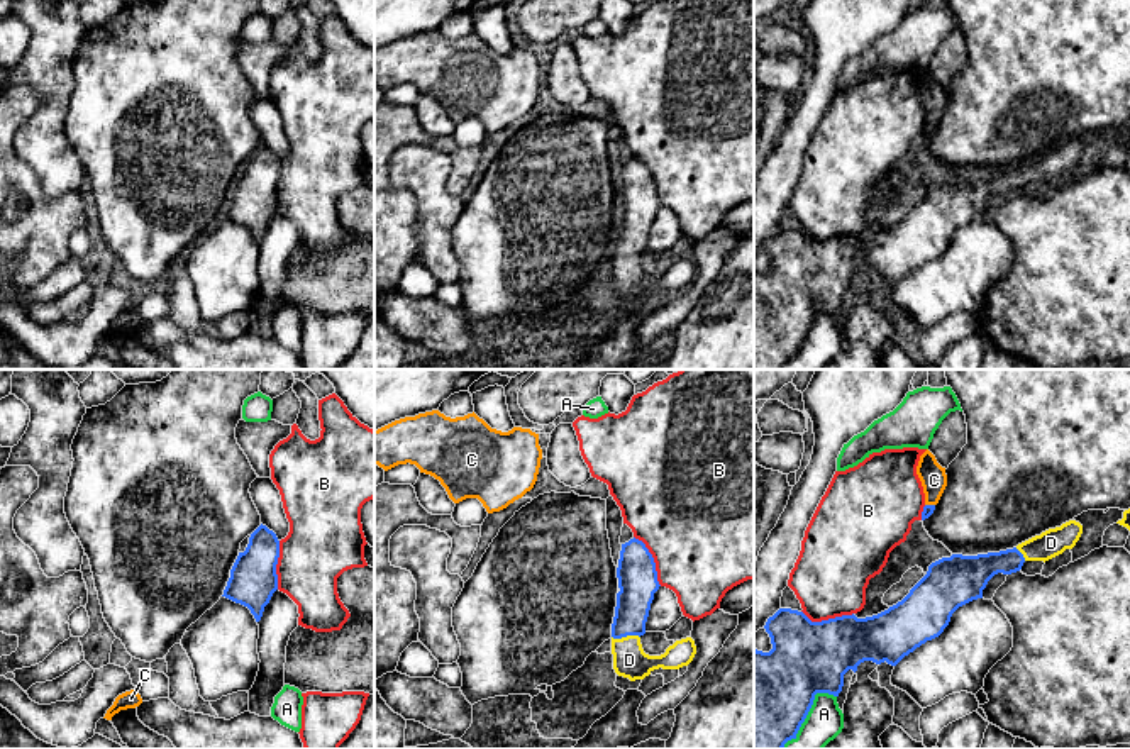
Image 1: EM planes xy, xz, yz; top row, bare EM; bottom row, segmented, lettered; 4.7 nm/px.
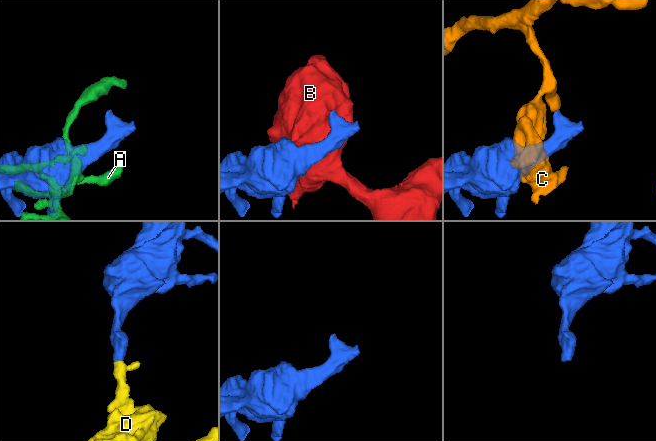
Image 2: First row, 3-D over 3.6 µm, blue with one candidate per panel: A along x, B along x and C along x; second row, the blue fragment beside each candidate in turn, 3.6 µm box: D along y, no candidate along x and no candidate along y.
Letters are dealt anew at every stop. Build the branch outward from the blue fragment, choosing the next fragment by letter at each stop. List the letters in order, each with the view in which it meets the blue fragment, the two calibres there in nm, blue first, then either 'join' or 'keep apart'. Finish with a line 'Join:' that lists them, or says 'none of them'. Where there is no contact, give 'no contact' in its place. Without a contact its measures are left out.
A: meets blue in yz; 460 nm thick on the blue side, 180 nm on the other; keep apart
B: meets blue in xz; 190 nm thick on the blue side, 500 nm on the other; keep apart
C: meets blue in yz; 50 nm thick on the blue side, 130 nm on the other; keep apart
D: meets blue in xz; 180 nm thick on the blue side, 160 nm on the other; join
Join: D

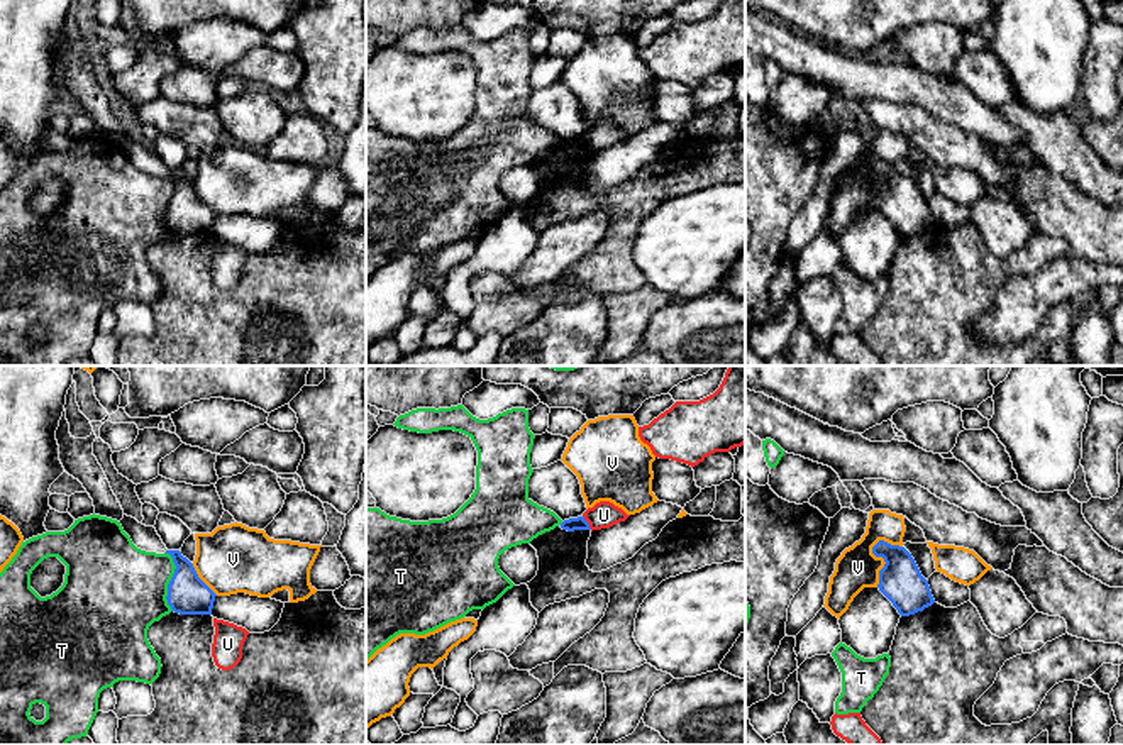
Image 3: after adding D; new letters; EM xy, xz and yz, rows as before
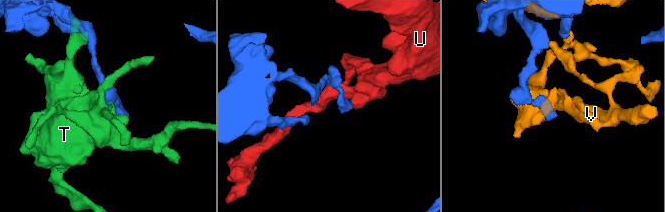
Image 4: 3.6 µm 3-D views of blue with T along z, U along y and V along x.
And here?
T: meets blue in xy; 190 nm thick on the blue side, 440 nm on the other; keep apart
U: meets blue in xz; 60 nm thick on the blue side, 130 nm on the other; keep apart
V: meets blue in yz; 200 nm thick on the blue side, 200 nm on the other; keep apart
Join: none of them

